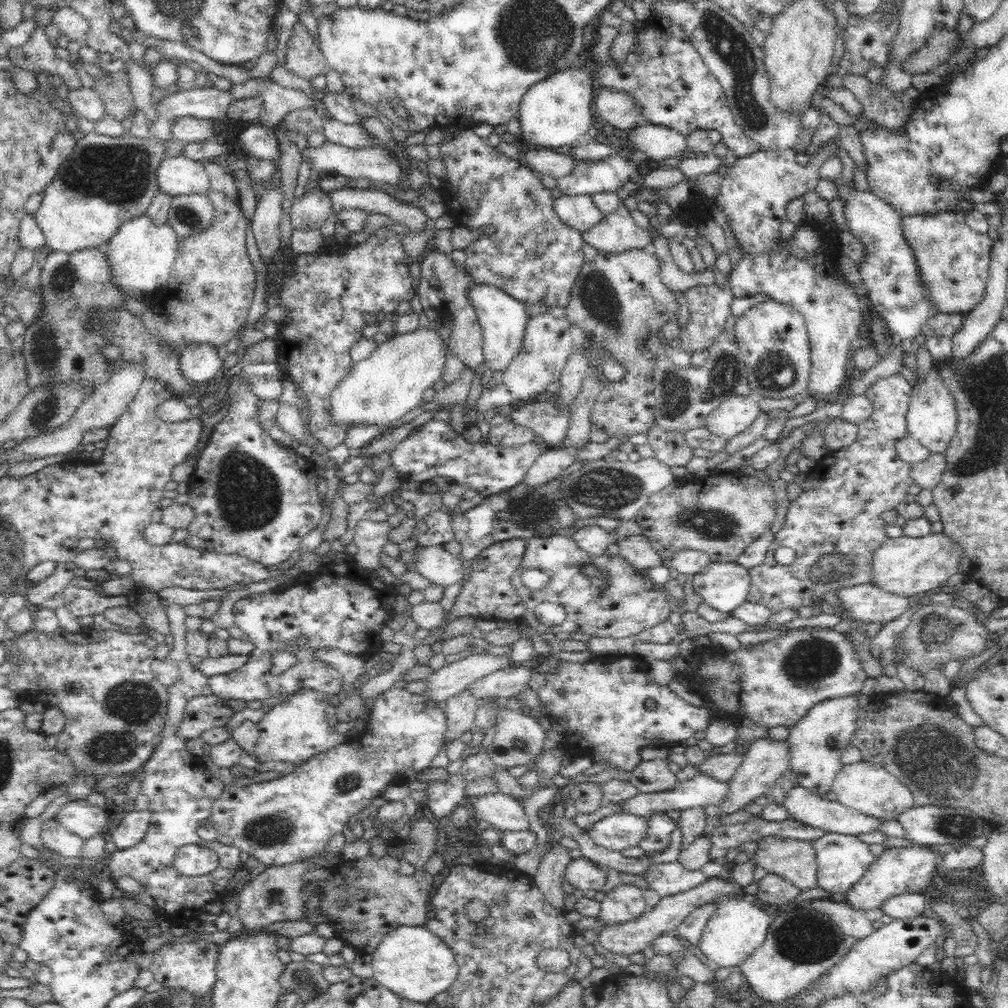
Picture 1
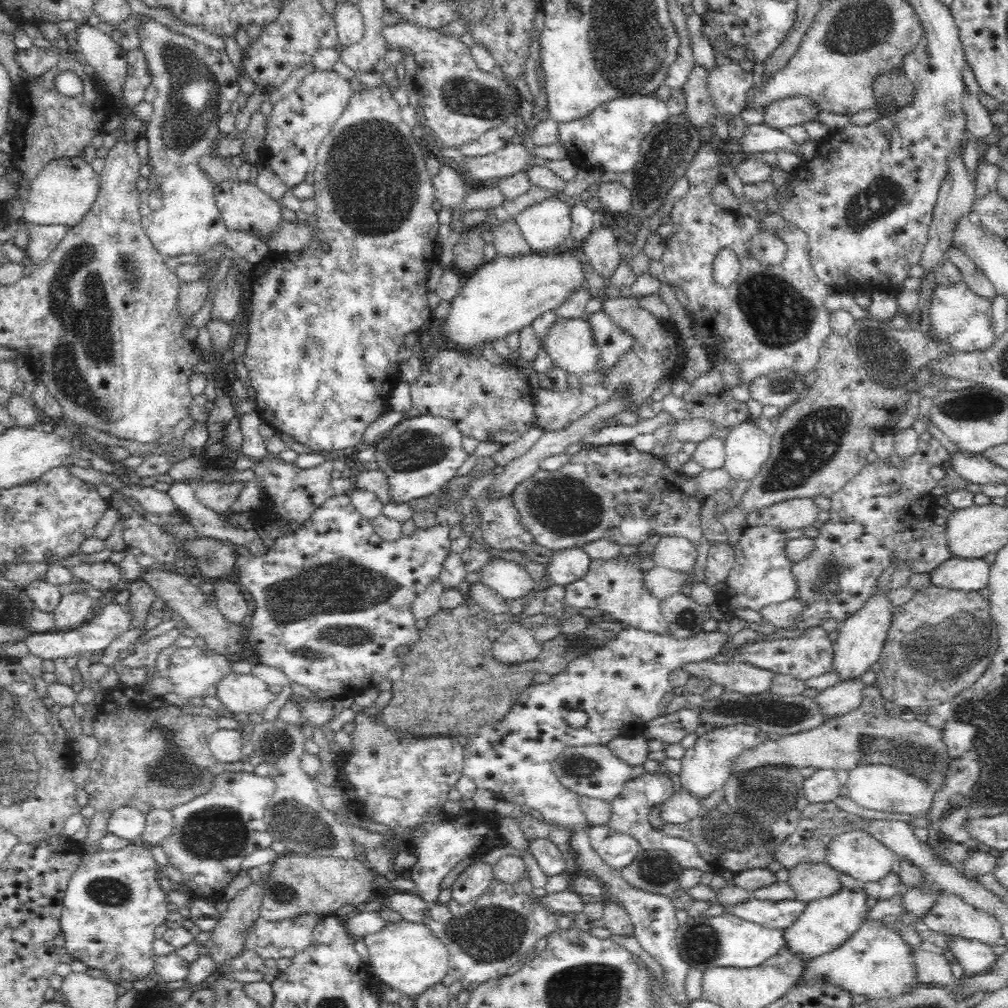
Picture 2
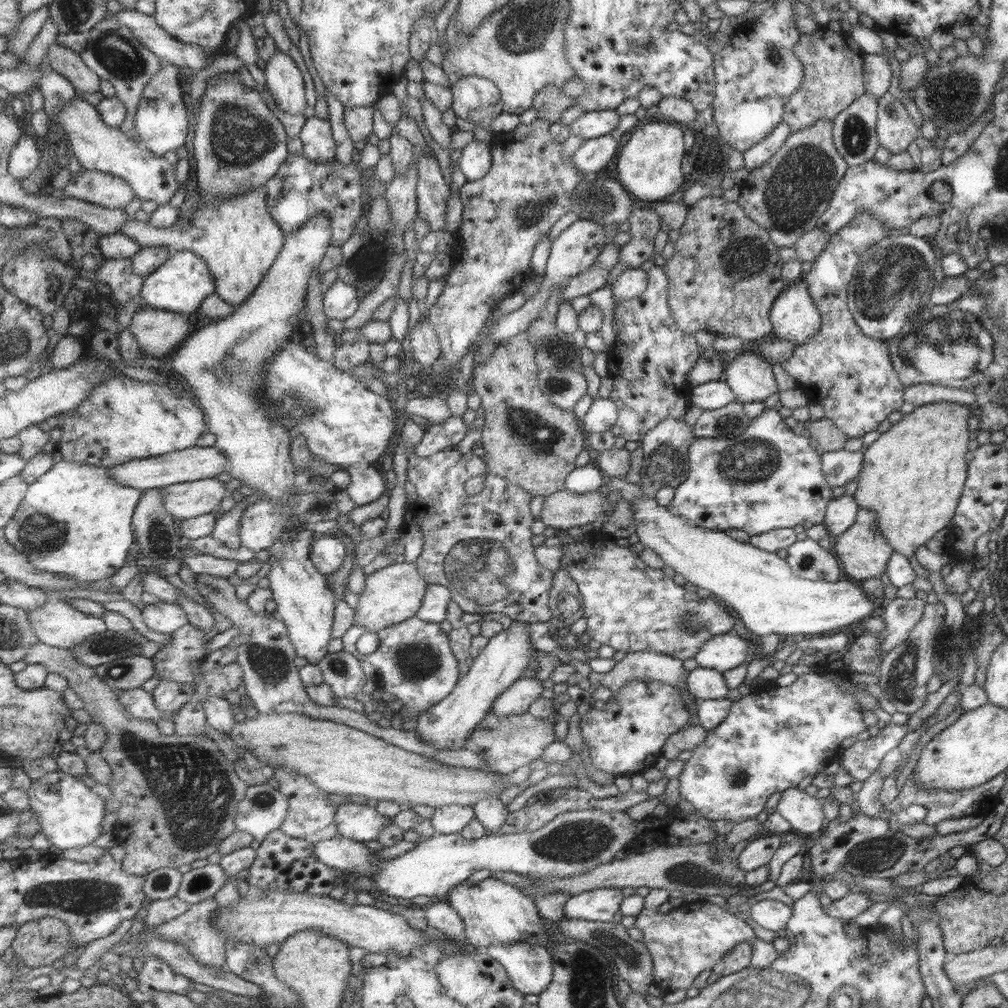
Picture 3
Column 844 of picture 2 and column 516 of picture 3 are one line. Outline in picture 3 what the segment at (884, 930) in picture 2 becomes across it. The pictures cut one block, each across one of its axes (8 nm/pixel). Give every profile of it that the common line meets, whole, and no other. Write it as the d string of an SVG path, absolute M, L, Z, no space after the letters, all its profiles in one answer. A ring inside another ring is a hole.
M497 943L490 944L486 951L508 970L514 987L523 995L540 995L553 982L553 955L545 945Z

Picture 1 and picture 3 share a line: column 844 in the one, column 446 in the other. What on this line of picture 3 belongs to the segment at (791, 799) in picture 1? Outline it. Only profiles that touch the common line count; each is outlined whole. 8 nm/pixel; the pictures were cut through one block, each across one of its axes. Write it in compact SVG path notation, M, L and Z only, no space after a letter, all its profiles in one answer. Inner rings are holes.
M449 805L435 810L431 818L436 833L461 833L476 818L474 806Z

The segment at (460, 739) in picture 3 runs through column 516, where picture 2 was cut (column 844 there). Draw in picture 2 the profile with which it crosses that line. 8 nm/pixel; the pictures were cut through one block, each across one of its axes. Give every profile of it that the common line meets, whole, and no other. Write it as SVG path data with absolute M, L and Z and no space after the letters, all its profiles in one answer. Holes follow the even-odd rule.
M878 590L876 596L872 596L858 612L840 623L838 636L831 644L831 671L840 678L841 682L844 682L844 680L860 680L860 676L866 674L879 660L893 608L894 606L890 606L887 602L885 595Z

